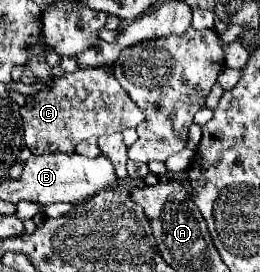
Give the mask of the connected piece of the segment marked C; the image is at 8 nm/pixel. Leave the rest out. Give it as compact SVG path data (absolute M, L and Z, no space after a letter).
M80 66L70 74L52 78L52 86L26 98L26 106L22 106L20 114L24 122L24 142L36 156L46 152L72 154L78 142L88 136L122 132L136 128L144 120L144 112L112 78L112 66L108 66L108 70L104 70L104 66L96 70L84 70Z

